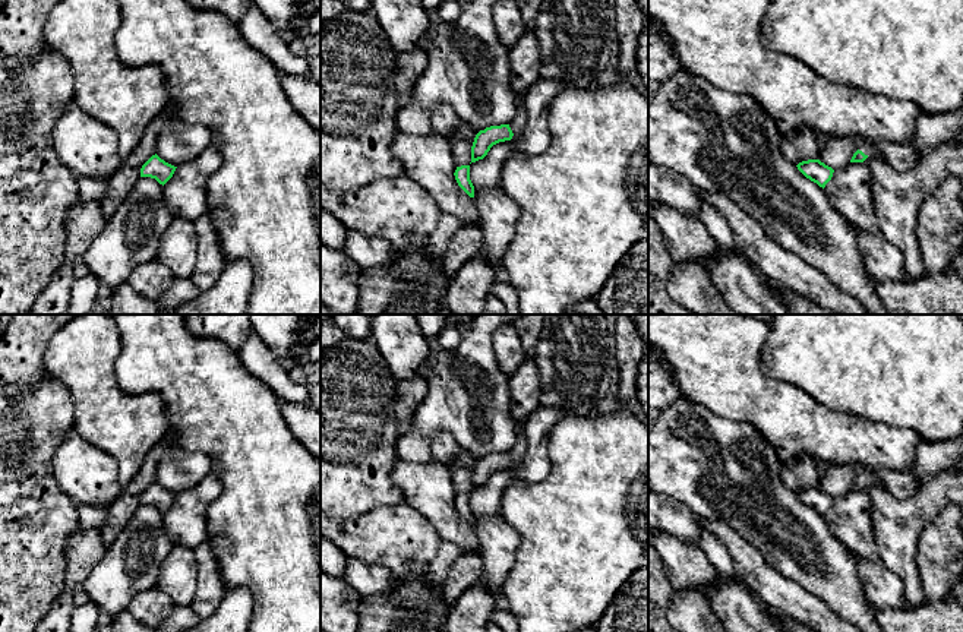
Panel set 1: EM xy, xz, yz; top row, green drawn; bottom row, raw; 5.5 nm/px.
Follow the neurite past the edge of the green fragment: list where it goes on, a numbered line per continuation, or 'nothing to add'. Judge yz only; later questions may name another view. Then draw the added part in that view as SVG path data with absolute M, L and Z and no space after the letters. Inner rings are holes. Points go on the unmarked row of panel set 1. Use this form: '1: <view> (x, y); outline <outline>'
1: yz (867, 474); outline M871 467L863 468L858 477L862 478L868 484L881 484L880 477Z

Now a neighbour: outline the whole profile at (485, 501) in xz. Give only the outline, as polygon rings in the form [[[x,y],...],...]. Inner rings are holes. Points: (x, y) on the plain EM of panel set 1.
[[[511,468],[499,470],[490,475],[483,487],[470,492],[470,508],[474,516],[501,515],[502,494],[512,481]]]

